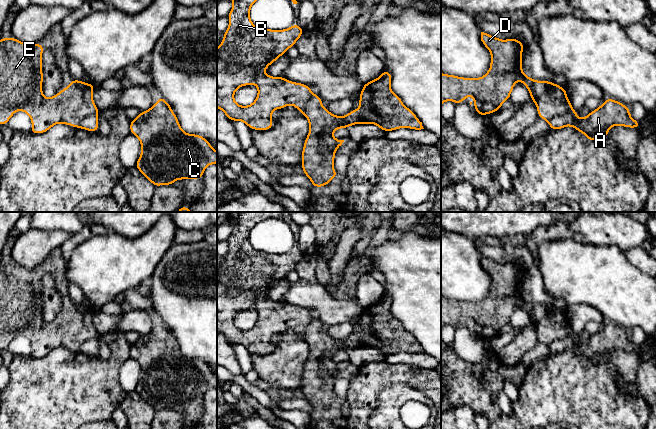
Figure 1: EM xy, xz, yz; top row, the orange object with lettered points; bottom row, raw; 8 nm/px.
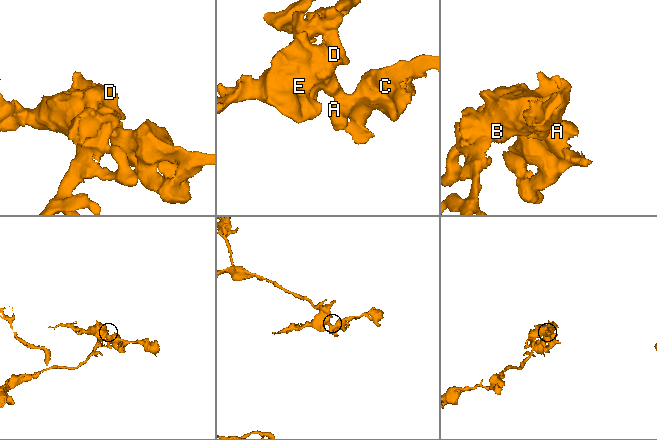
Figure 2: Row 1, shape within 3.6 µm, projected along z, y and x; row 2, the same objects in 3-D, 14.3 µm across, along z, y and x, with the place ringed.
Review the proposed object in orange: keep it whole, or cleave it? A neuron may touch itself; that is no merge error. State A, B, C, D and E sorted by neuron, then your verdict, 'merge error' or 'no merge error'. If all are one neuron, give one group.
A C / B D E | merge error

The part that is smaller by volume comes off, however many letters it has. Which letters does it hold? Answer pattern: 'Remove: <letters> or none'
Remove: A, C

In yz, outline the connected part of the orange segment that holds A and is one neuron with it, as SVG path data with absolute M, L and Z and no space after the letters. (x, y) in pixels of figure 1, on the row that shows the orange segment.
M611 98L605 101L596 110L591 111L586 117L577 117L577 111L571 111L553 117L549 126L551 130L559 130L566 126L572 126L576 131L583 133L589 141L595 141L600 135L605 139L612 126L624 126L627 128L639 128L640 121L633 120L629 107Z

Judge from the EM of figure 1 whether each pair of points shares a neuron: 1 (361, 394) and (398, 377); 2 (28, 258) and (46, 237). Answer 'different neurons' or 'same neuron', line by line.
1: same neuron
2: same neuron

